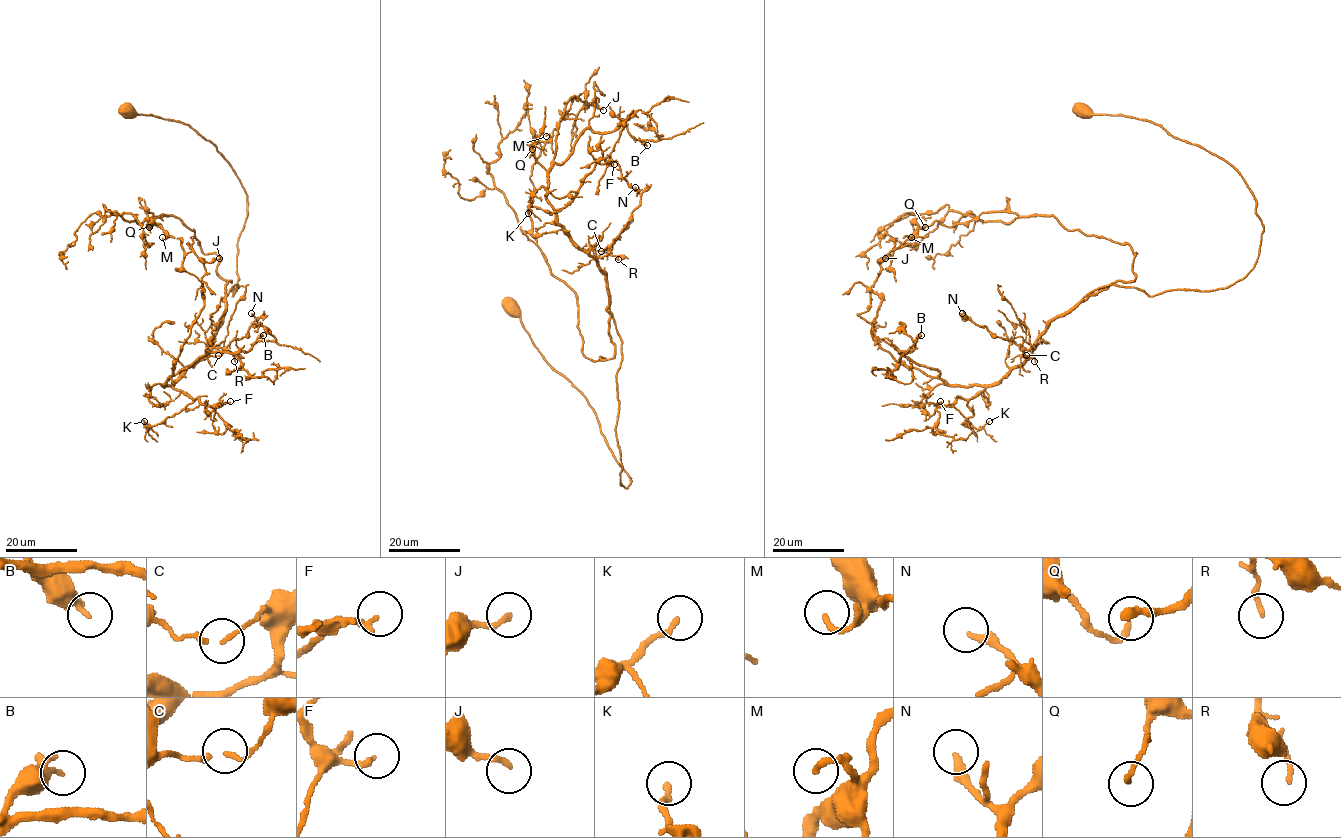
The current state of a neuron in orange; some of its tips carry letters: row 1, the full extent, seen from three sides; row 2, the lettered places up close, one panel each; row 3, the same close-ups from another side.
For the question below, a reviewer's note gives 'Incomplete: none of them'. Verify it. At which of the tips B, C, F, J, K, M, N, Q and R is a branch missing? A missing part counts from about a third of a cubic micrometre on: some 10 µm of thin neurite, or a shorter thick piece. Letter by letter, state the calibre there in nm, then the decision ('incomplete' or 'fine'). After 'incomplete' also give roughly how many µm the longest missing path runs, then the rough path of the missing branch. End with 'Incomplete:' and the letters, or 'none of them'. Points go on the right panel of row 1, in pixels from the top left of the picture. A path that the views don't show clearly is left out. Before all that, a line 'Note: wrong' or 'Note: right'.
Note: wrong
B: calibre 160 nm; fine
C: calibre 110 nm; fine
F: calibre 200 nm; fine
J: calibre 180 nm; fine
K: calibre 200 nm; fine
M: calibre 200 nm; fine
N: calibre 280 nm; incomplete; missing 20 µm
Q: calibre 180 nm; fine
R: calibre 150 nm; fine
Incomplete: N

